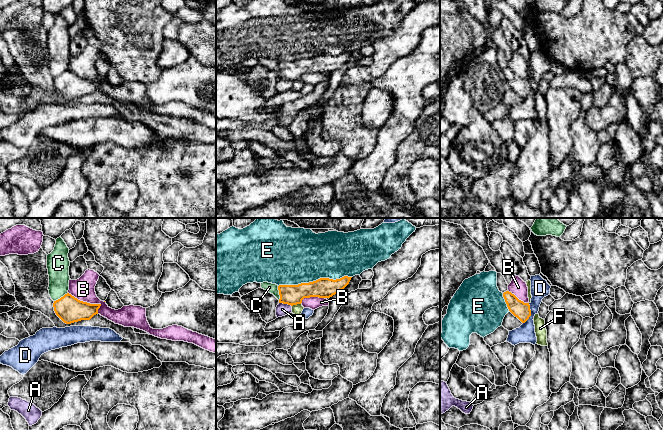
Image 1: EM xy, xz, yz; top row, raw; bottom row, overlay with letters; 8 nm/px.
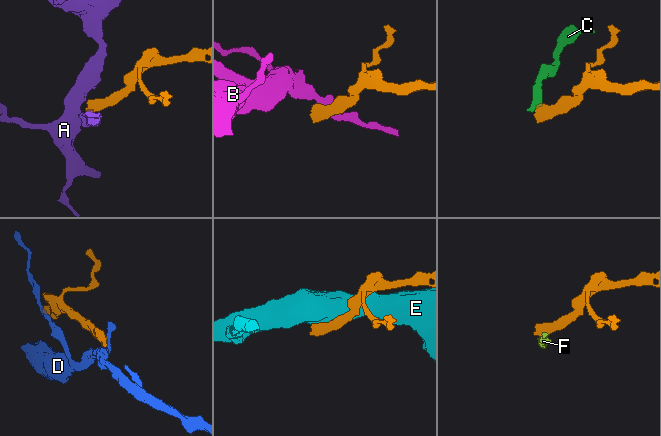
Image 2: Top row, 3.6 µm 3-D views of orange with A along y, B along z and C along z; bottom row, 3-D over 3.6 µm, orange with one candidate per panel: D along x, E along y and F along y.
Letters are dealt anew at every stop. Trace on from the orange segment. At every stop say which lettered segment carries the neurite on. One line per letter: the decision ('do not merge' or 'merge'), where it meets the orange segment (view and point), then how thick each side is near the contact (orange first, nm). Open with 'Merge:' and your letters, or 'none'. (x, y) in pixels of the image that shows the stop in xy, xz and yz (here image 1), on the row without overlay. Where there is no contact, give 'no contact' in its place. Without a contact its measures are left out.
Merge: none
A: do not merge; contact xz (285, 79); calibres 160 and 100 nm
B: do not merge; contact xy (88, 79); calibres 220 and 180 nm
C: do not merge; contact xy (61, 73); calibres 220 and 180 nm
D: do not merge; contact yz (530, 89); calibres 140 and 150 nm
E: do not merge; contact xz (314, 57); calibres 160 and 440 nm
F: do not merge; contact xz (296, 80); calibres 160 and 80 nm

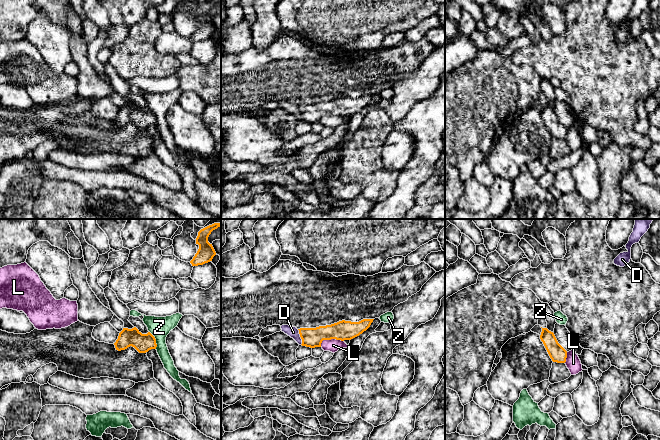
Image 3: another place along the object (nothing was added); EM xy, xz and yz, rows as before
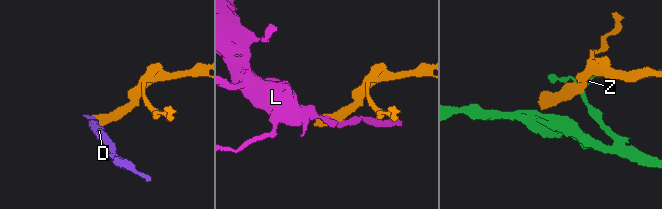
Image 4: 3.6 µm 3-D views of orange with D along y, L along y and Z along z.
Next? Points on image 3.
Merge: none
D: do not merge; contact xz (300, 112); calibres 160 and 90 nm
L: do not merge; contact xz (330, 115); calibres 160 and 110 nm
Z: do not merge; contact xy (155, 116); calibres 150 and 170 nm

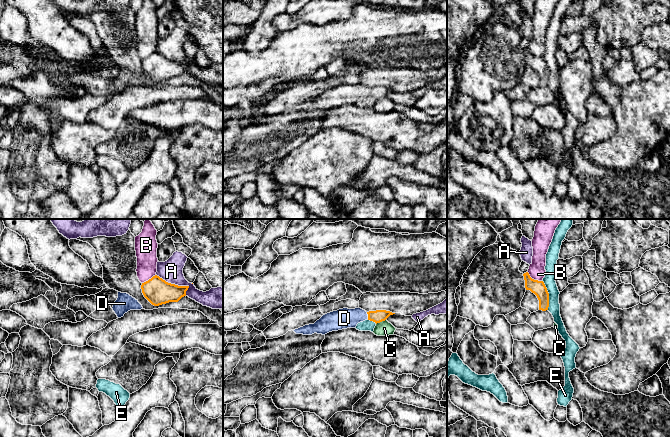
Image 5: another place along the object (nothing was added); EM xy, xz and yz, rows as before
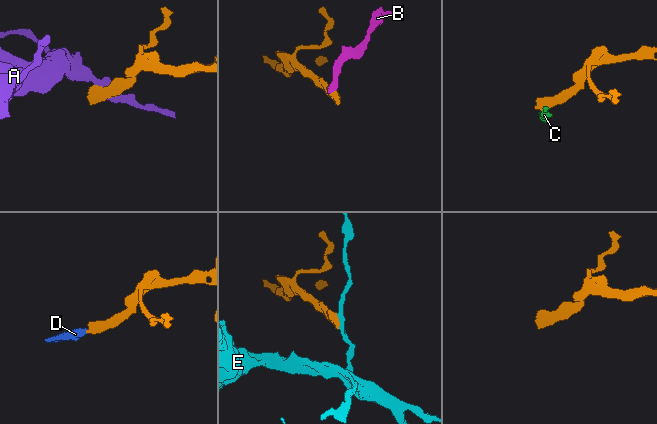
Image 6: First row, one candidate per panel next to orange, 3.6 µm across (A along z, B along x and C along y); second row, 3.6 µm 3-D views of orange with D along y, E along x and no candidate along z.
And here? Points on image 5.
Merge: D
A: do not merge; contact xy (176, 61); calibres 220 and 180 nm
B: do not merge; contact yz (533, 55); calibres 110 and 130 nm
C: do not merge; contact xz (380, 97); calibres 100 and 120 nm
D: merge; contact xz (368, 91); calibres 100 and 160 nm
E: do not merge; contact yz (548, 71); calibres 110 and 100 nm

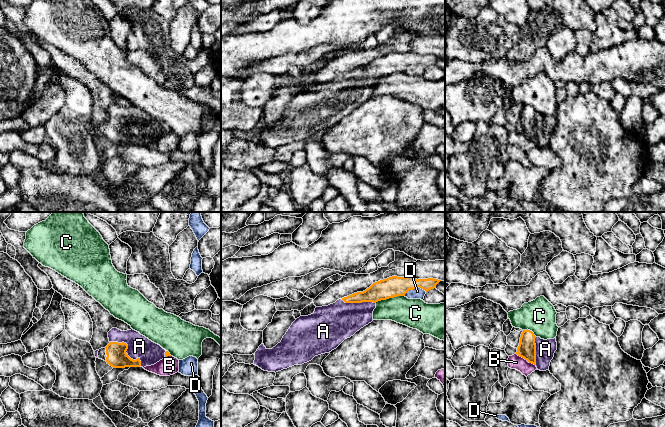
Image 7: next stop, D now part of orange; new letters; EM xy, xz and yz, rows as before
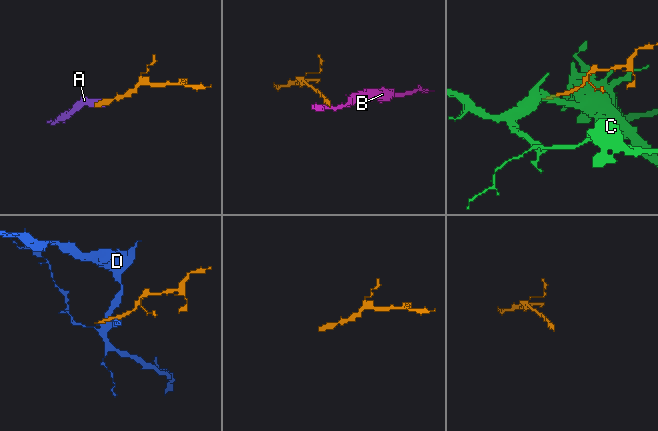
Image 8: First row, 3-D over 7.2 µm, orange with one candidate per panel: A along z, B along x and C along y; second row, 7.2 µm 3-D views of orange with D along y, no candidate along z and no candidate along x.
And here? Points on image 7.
Merge: A
A: merge; contact xy (126, 126); calibres 160 and 180 nm
B: do not merge; contact yz (526, 135); calibres 140 and 110 nm
C: do not merge; contact xz (389, 73); calibres 170 and 240 nm
D: do not merge; contact xz (415, 63); calibres 170 and 90 nm

